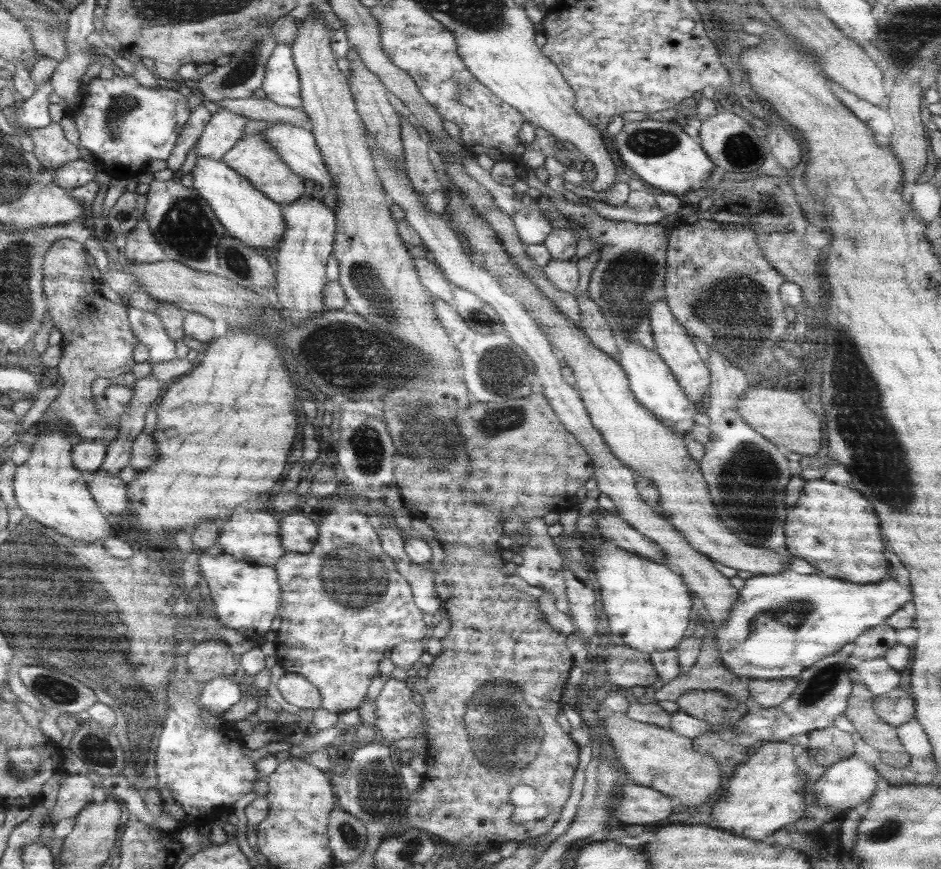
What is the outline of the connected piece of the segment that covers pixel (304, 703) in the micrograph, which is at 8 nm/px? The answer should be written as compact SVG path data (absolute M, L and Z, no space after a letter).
M284 673L276 682L276 688L292 706L313 710L321 708L319 690L299 674Z

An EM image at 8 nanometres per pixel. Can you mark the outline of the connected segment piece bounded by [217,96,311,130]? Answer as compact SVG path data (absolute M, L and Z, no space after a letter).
M250 96L248 98L239 98L239 99L220 99L217 100L219 109L229 110L234 114L239 114L247 120L262 120L262 122L267 123L288 123L291 125L306 127L308 130L311 130L309 126L309 119L303 110L297 110L294 108L288 108L288 106L278 106L275 102L272 102L269 98L257 98L255 96Z

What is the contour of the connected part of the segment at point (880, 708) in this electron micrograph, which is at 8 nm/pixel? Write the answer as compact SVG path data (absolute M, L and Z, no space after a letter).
M899 686L875 697L873 709L880 718L895 727L910 722L916 713L914 699Z

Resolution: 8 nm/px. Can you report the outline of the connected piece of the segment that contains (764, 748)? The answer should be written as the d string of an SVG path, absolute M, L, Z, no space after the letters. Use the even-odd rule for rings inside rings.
M786 741L764 743L746 759L747 763L738 765L733 775L723 786L712 808L712 826L733 833L734 836L741 836L756 842L766 842L766 838L772 832L784 828L786 824L798 822L805 815L806 805L802 795L804 794L806 775L796 766L793 746Z

